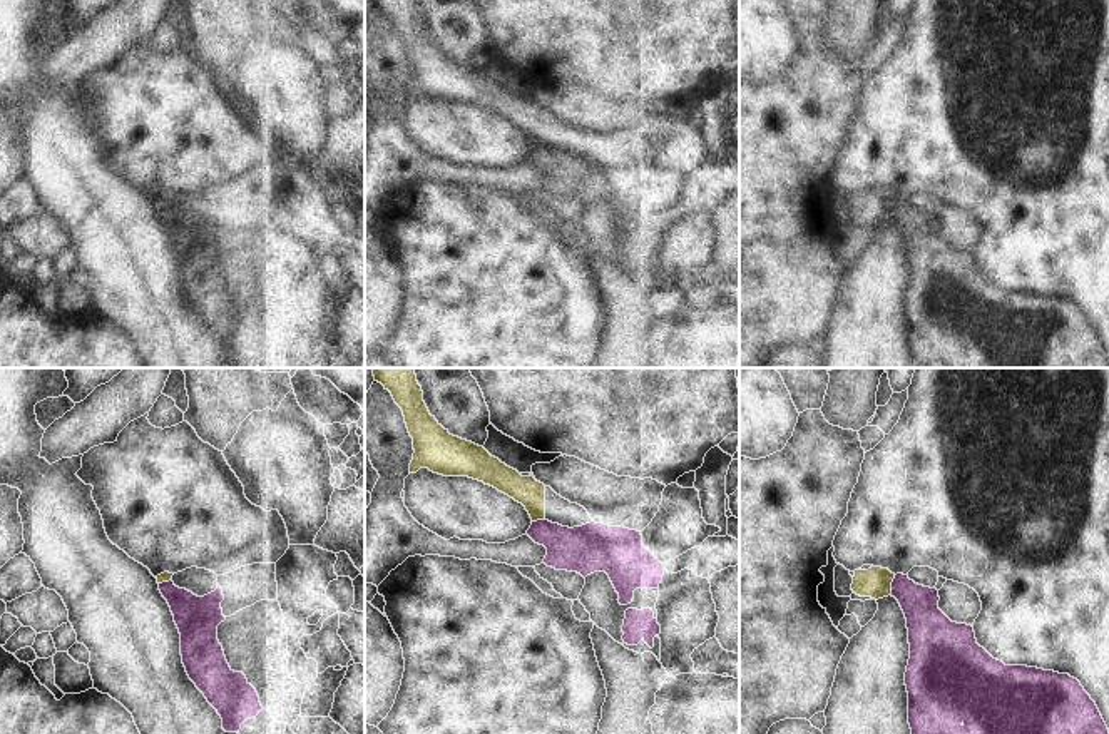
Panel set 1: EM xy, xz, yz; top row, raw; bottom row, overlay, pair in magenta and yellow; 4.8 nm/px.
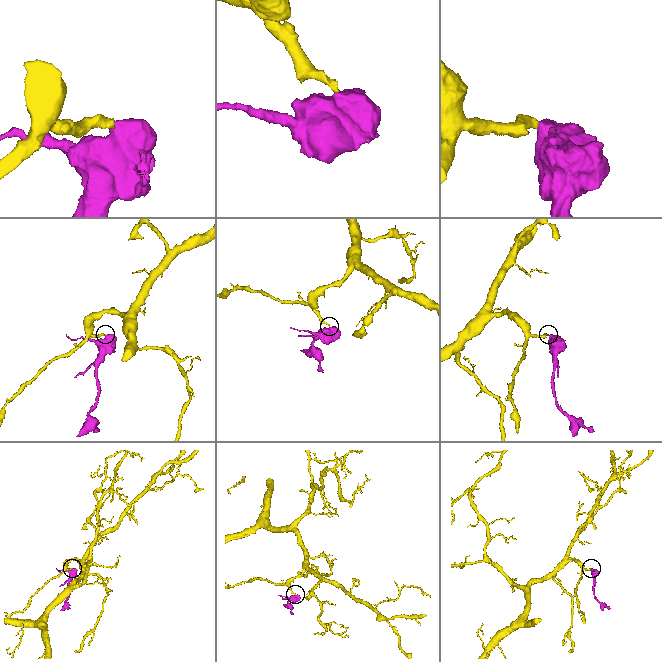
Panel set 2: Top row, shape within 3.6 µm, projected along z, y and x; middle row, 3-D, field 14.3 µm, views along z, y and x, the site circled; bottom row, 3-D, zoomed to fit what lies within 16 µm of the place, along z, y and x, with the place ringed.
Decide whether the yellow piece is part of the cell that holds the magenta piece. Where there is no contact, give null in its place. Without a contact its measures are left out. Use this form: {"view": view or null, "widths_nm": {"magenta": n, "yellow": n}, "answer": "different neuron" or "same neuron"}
{"view": "yz", "widths_nm": {"magenta": 190, "yellow": 150}, "answer": "different neuron"}

